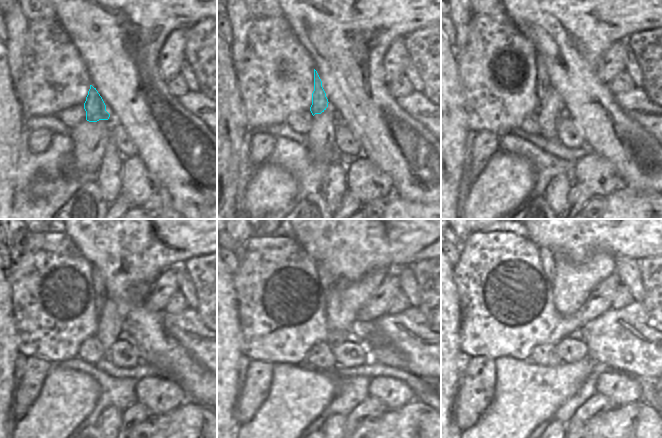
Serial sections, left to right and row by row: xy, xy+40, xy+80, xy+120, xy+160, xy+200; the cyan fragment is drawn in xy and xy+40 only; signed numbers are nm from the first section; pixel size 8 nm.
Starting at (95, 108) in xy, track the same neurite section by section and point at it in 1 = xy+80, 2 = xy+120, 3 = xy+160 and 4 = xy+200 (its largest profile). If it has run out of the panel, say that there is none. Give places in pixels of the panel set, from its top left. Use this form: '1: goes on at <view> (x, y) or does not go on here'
1: goes on at xy+80 (543, 88)
2: goes on at xy+120 (99, 288)
3: goes on at xy+160 (326, 279)
4: goes on at xy+200 (548, 259)

